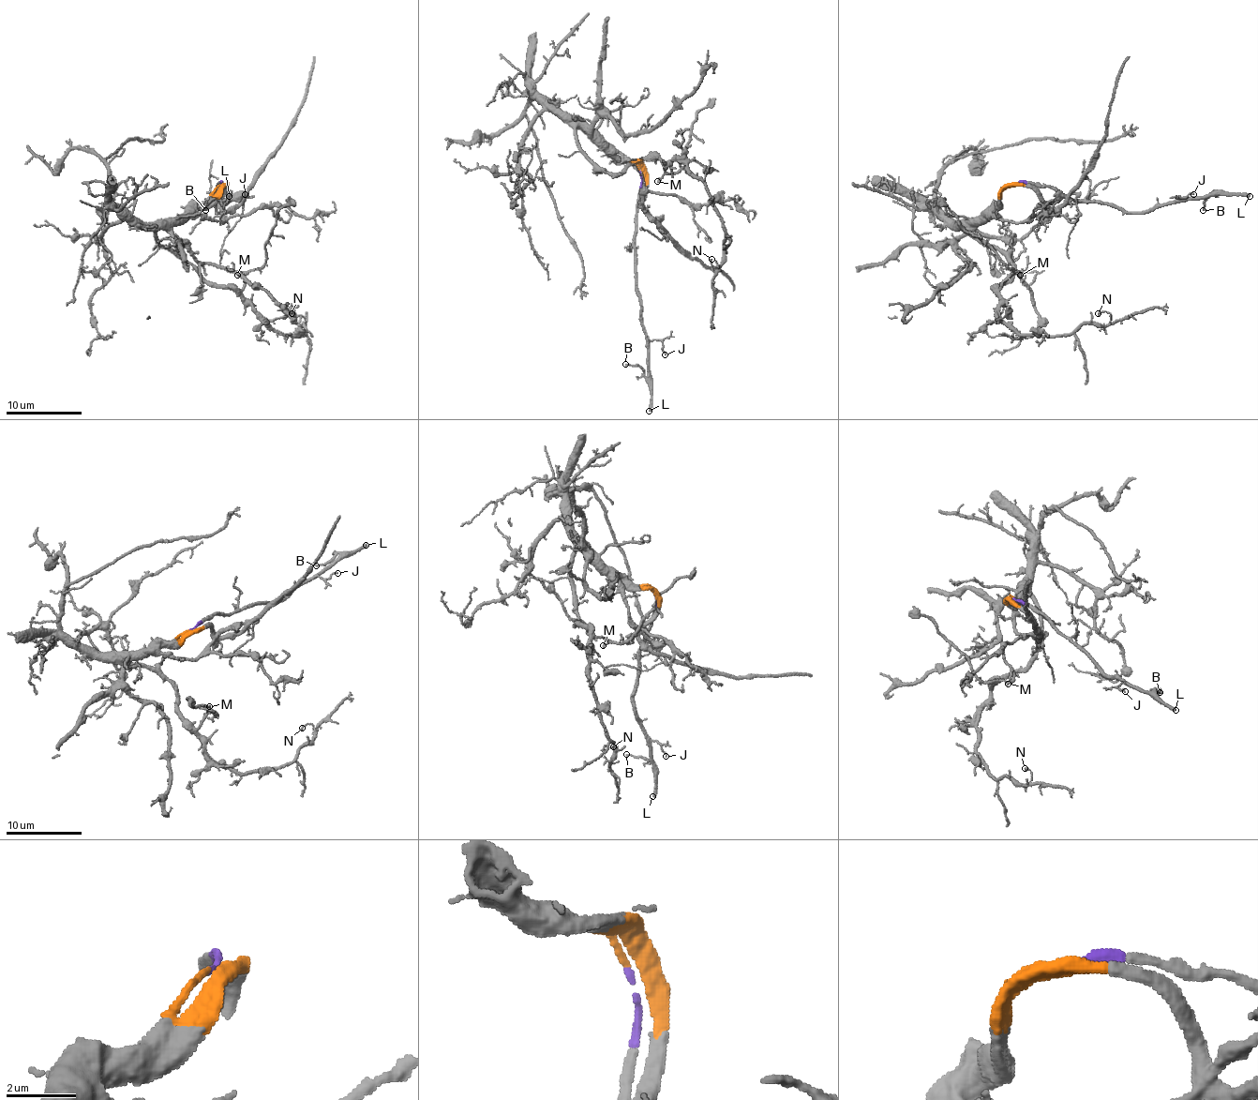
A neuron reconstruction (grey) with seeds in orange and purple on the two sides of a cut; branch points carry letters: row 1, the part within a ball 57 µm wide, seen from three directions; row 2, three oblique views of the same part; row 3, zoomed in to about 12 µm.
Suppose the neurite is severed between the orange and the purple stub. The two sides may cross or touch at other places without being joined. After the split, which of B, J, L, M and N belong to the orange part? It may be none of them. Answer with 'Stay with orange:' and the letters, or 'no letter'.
Stay with orange: M, N

